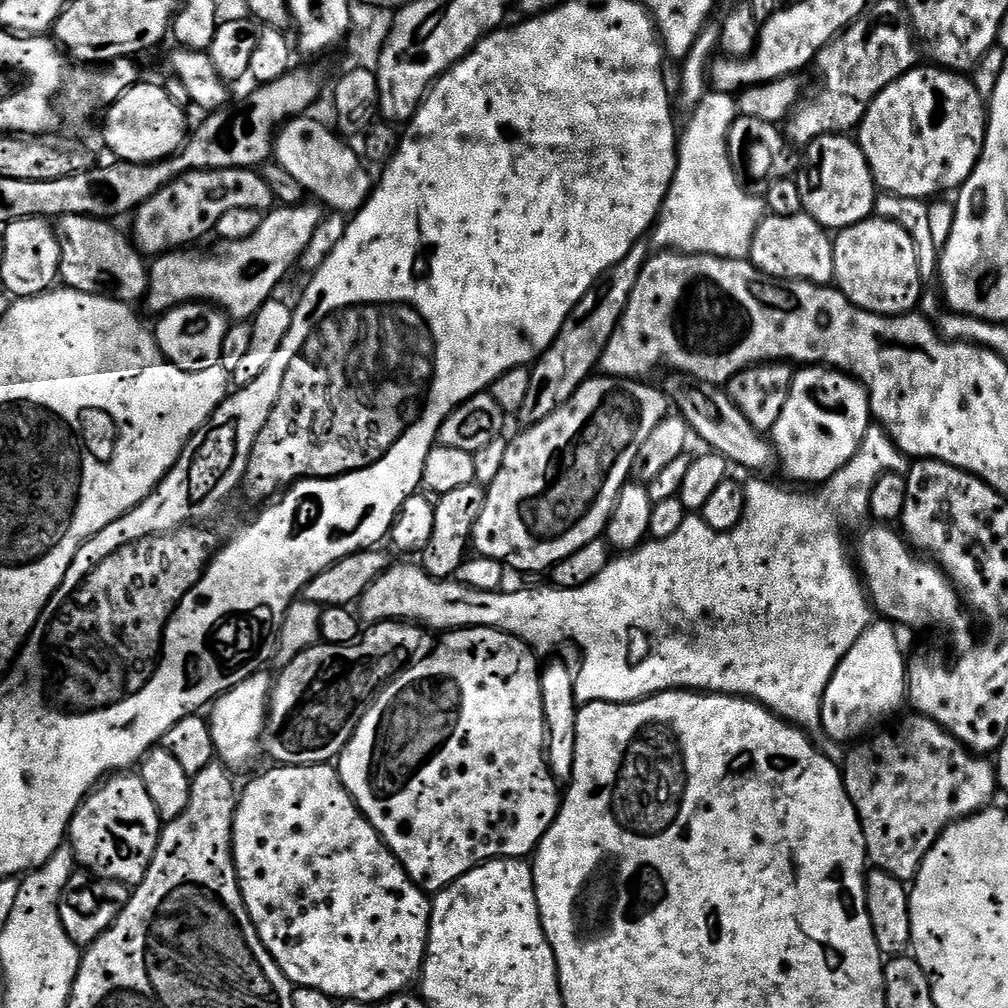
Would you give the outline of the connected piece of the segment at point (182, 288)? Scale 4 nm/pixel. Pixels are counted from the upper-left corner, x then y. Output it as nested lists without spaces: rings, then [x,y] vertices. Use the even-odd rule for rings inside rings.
[[[316,202],[276,206],[250,238],[217,243],[213,252],[169,250],[151,261],[146,305],[155,314],[163,314],[180,304],[203,302],[223,310],[233,321],[251,321],[264,303],[277,295],[276,287],[288,271],[299,265],[321,219],[322,208]]]

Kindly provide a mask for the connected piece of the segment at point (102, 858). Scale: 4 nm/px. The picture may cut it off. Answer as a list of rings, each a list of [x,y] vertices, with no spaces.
[[[116,774],[111,778],[105,779],[103,783],[99,785],[86,799],[80,803],[79,810],[72,816],[72,821],[68,827],[67,839],[70,841],[70,846],[74,850],[76,855],[77,865],[81,869],[87,870],[91,875],[102,879],[102,880],[116,880],[120,884],[126,884],[129,886],[135,886],[142,882],[142,878],[146,874],[146,870],[150,866],[150,862],[154,858],[156,853],[156,847],[160,841],[160,829],[162,827],[162,821],[158,810],[154,810],[154,802],[150,802],[150,793],[146,791],[146,786],[144,785],[144,780],[138,774]]]

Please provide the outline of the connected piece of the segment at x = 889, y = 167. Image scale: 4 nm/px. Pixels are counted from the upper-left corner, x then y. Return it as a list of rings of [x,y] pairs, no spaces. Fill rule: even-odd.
[[[917,66],[898,78],[868,108],[858,129],[858,143],[870,162],[877,189],[906,198],[932,198],[936,191],[948,192],[966,183],[980,161],[986,131],[986,100],[967,75],[939,66]]]

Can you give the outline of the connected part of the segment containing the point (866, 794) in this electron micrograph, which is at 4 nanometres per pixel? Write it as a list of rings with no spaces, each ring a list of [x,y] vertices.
[[[911,715],[897,728],[885,727],[861,739],[856,745],[861,744],[853,752],[849,751],[842,761],[846,794],[850,794],[850,802],[854,802],[854,810],[860,819],[869,861],[879,871],[905,882],[916,879],[926,854],[955,820],[983,812],[993,803],[992,795],[998,792],[991,759],[968,751],[929,716]]]

